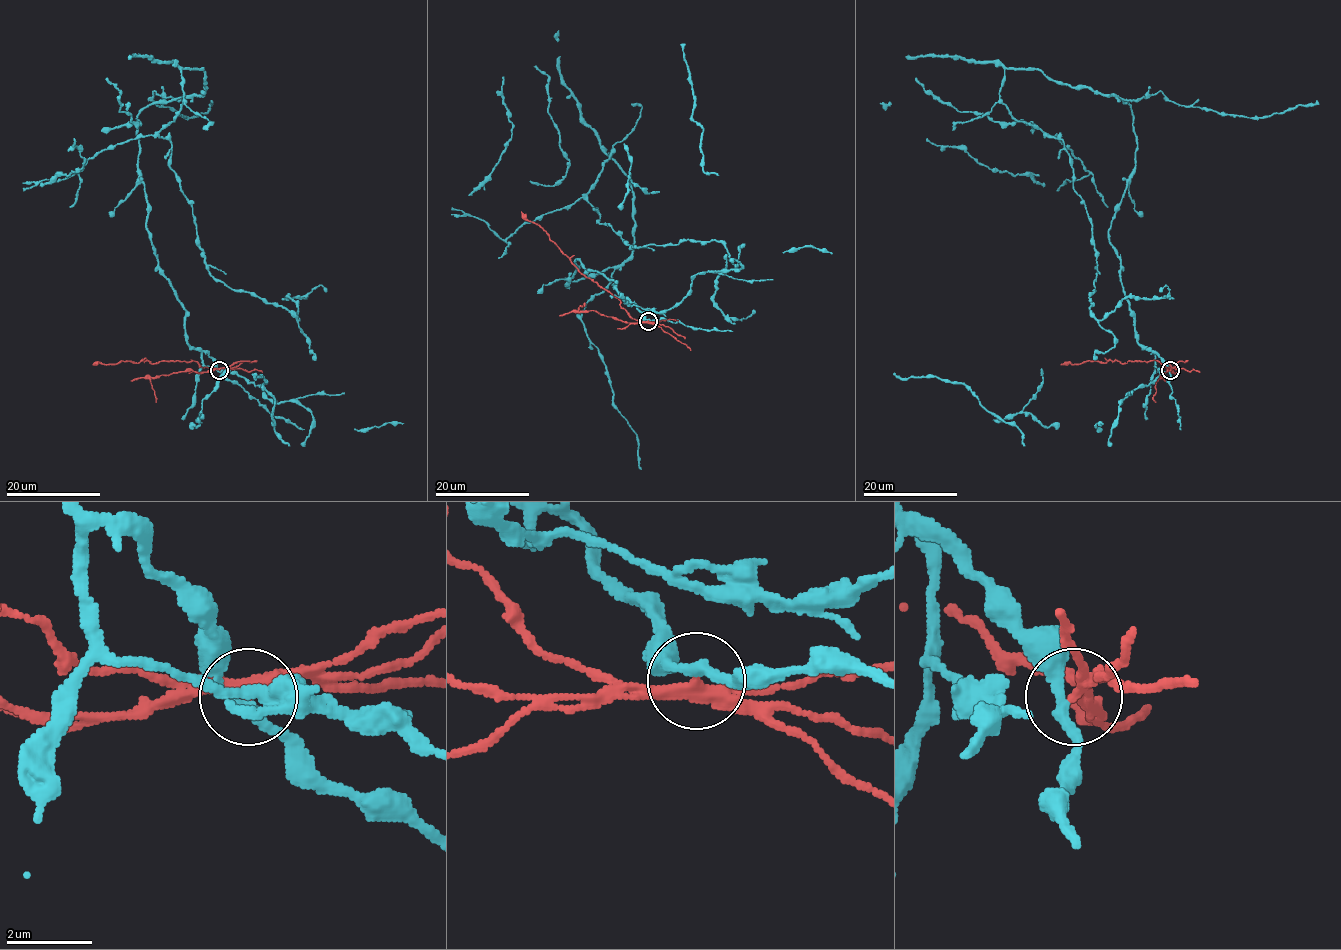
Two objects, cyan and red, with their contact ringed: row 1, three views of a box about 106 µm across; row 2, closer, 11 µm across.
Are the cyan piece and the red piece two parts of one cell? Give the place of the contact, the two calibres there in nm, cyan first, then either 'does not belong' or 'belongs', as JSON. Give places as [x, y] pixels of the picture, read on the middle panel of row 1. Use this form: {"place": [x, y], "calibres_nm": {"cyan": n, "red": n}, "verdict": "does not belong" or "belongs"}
{"place": [648, 321], "calibres_nm": {"cyan": 240, "red": 280}, "verdict": "does not belong"}

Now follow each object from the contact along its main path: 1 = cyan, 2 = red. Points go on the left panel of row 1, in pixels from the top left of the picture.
1: (220, 370), (138, 166), (137, 115), (205, 91), (181, 69), (159, 136), (208, 272), (298, 320), (325, 292)
2: (220, 370), (192, 360), (92, 364)

